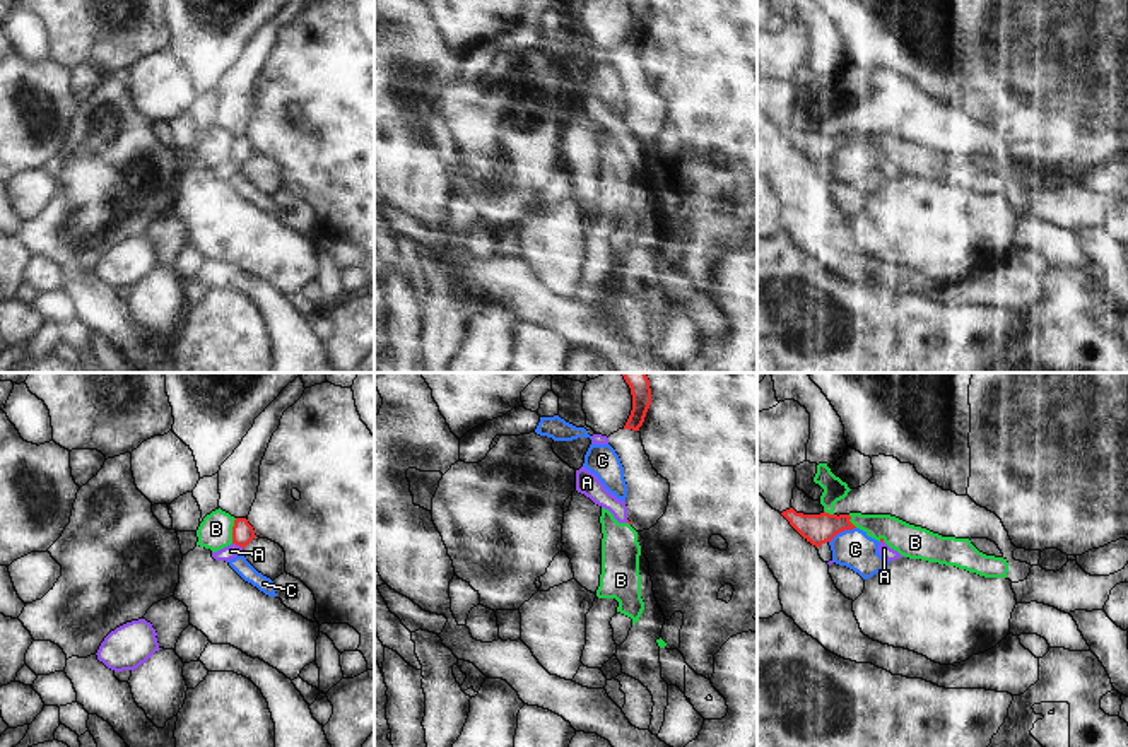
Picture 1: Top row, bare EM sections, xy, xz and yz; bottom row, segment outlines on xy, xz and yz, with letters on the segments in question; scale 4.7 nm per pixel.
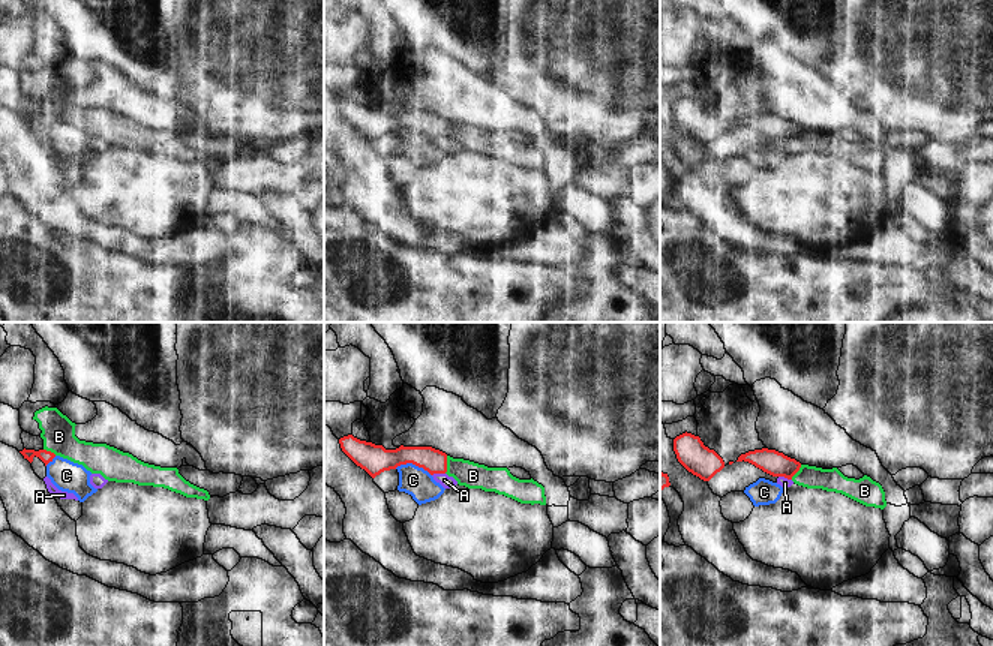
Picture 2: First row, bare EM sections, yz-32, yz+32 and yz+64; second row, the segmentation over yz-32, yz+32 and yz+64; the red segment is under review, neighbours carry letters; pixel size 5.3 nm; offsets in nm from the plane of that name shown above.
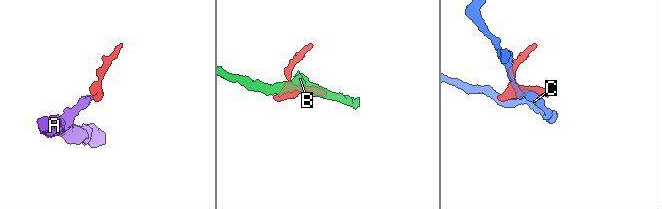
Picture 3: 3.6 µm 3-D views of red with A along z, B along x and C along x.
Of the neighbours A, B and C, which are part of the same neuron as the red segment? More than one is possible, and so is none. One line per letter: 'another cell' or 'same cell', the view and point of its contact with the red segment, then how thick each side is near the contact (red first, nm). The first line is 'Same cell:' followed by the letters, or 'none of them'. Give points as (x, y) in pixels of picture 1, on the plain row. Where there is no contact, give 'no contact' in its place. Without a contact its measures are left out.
Same cell: none of them
A: another cell | xy (238, 161) | 100/70 nm
B: another cell | xy (233, 147) | 100/160 nm
C: another cell | yz (841, 147) | 140/180 nm

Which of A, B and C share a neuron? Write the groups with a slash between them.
A / B / C

